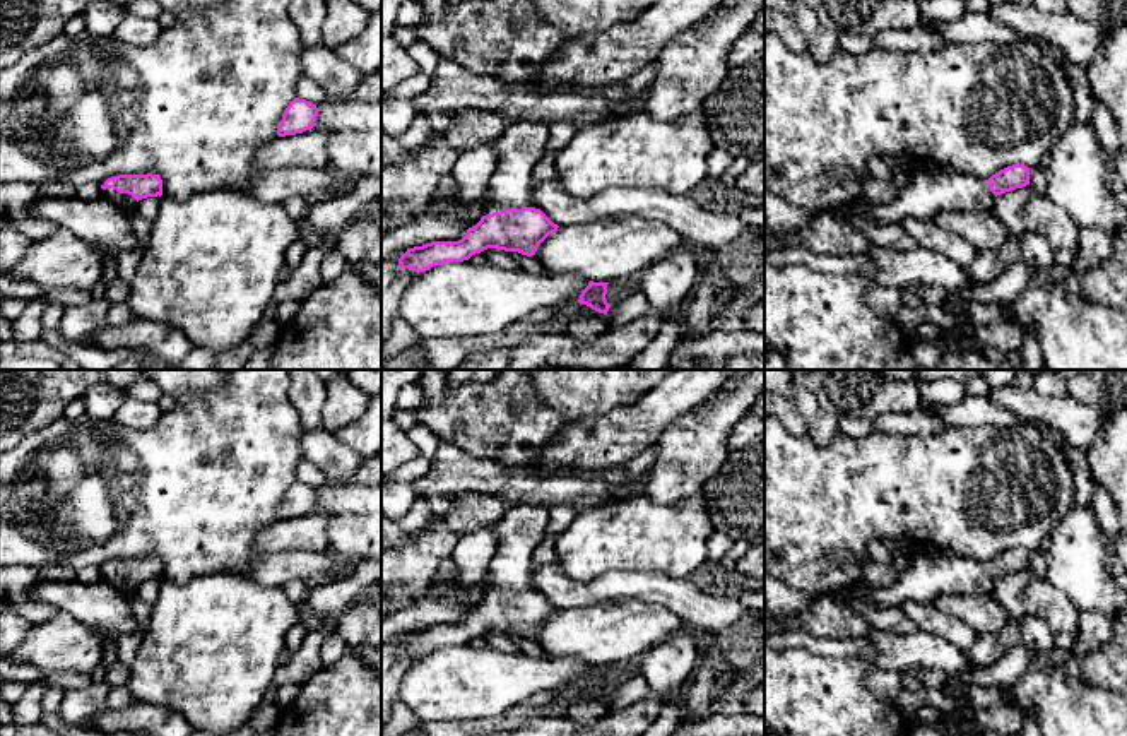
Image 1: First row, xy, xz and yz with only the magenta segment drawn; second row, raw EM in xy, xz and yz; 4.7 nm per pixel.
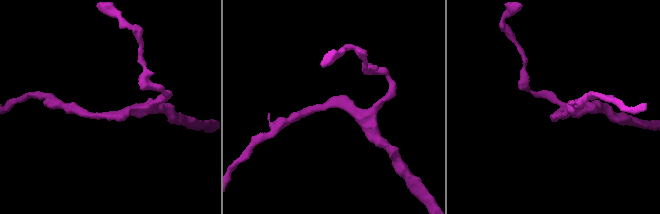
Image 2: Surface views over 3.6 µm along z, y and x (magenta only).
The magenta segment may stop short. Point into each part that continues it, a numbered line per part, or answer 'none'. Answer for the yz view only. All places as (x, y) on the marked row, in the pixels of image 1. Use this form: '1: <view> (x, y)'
1: yz (927, 192)

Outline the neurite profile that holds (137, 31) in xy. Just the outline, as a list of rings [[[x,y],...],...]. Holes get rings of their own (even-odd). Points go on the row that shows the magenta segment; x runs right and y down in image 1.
[[[128,14],[115,29],[113,38],[133,46],[147,46],[159,34],[162,27],[156,19],[144,19],[133,14]]]

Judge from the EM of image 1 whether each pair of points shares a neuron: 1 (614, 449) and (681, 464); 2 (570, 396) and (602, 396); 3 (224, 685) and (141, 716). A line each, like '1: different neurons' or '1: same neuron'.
1: different neurons
2: same neuron
3: different neurons

